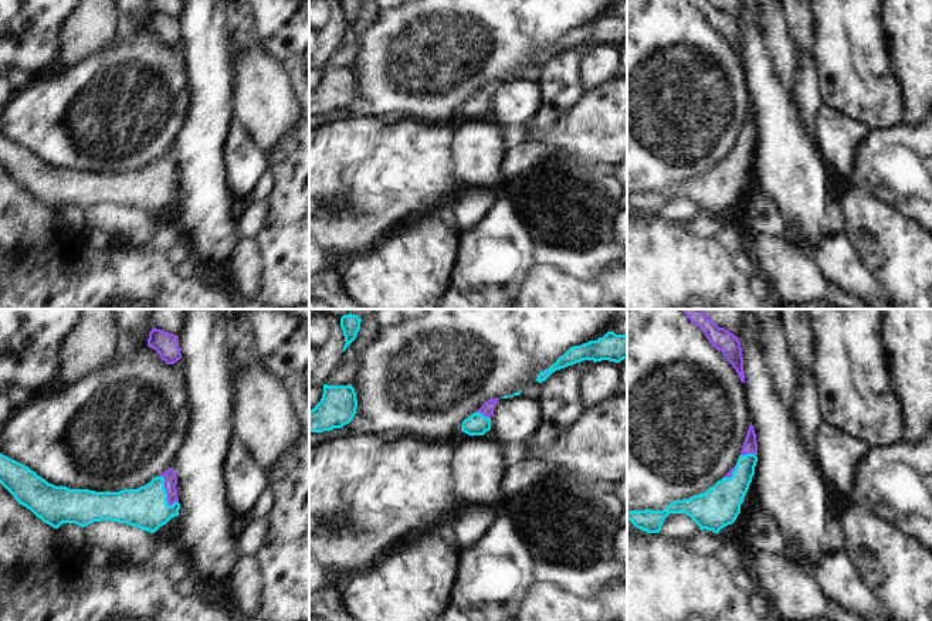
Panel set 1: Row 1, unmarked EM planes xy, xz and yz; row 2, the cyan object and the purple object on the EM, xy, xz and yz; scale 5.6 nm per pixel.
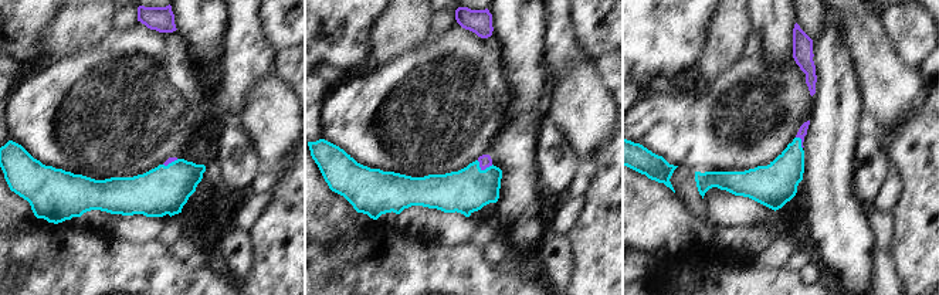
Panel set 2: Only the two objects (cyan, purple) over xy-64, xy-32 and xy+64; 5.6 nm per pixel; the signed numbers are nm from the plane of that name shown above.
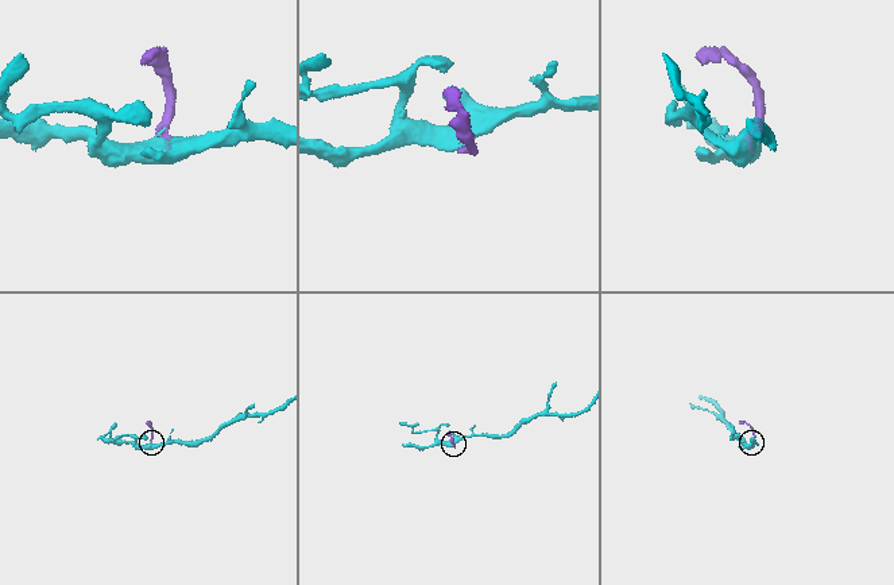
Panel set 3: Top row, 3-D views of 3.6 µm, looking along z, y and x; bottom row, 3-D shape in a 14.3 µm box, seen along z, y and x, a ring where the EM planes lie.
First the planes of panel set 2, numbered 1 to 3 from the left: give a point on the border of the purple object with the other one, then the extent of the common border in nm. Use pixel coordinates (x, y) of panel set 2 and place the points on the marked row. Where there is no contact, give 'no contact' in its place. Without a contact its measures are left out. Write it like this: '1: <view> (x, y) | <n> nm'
1: xy-64 (172, 162) | 90 nm
2: xy-32 (485, 169) | 100 nm
3: xy+64 (800, 142) | 80 nm

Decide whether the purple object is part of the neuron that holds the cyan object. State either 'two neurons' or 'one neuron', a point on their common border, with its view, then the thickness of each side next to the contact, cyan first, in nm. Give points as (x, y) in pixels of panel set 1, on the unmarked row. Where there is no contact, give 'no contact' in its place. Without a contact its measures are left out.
one neuron; meets cyan in xy at (165, 173); 240 nm thick on the cyan side, 80 nm on the other

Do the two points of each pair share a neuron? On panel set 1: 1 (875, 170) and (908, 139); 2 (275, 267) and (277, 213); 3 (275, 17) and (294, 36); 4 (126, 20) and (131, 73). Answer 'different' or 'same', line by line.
1: same
2: same
3: same
4: different

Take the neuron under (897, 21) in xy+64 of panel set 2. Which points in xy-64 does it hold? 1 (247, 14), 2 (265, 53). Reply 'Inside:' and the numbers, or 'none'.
Inside: none

